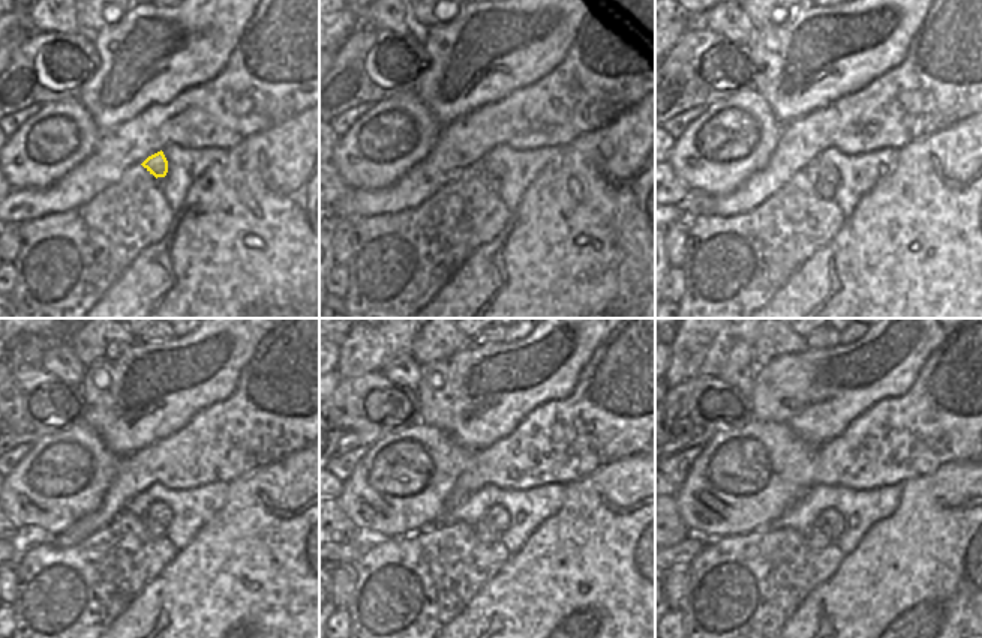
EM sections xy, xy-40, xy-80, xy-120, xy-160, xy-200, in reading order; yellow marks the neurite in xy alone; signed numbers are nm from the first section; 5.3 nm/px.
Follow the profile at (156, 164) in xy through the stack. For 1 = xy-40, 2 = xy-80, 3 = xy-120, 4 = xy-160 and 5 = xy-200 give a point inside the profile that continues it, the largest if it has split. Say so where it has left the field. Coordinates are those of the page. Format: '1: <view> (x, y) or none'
1: xy-40 (489, 167)
2: xy-80 (826, 171)
3: xy-120 (159, 512)
4: xy-160 (495, 518)
5: xy-200 (829, 521)

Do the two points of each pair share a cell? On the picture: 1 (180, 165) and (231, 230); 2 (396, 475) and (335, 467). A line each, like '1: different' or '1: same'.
1: different
2: different

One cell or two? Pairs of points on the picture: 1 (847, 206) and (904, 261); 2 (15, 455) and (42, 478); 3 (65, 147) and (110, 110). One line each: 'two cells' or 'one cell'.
1: two cells
2: two cells
3: two cells

